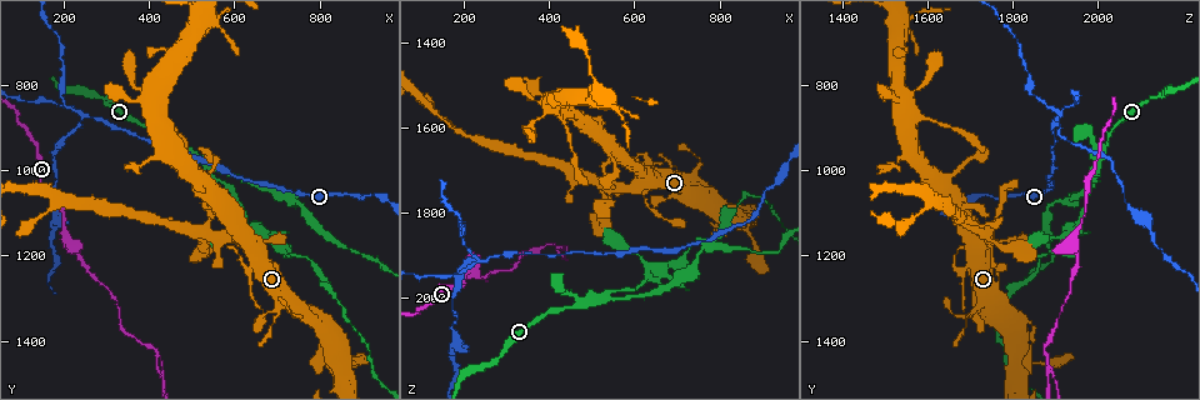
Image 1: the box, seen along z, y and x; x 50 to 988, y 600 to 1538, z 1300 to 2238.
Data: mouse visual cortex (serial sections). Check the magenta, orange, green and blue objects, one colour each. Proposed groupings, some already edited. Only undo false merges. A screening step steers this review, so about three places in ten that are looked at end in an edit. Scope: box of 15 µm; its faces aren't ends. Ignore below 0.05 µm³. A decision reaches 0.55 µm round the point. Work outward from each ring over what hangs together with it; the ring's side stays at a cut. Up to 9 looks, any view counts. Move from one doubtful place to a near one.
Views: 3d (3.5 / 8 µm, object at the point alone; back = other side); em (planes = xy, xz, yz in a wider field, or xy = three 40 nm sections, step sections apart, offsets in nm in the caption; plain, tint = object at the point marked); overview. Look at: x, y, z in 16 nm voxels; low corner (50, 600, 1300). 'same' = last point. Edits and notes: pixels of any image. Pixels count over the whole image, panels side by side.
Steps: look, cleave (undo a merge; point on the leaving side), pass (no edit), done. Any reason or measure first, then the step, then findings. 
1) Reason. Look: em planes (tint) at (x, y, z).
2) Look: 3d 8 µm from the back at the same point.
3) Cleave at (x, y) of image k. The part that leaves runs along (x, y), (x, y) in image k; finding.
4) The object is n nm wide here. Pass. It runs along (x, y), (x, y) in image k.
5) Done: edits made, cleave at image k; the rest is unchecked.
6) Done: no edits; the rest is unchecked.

Calibre changes. Look: 3d 3.5 µm at (500, 960, 2010).

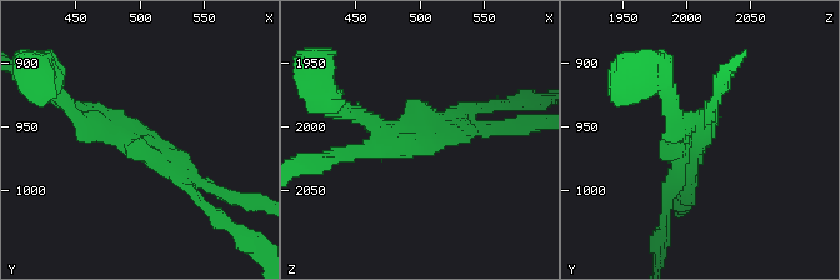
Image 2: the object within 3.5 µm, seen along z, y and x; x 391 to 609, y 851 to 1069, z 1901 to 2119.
The arms are 200, 200, 200 nm wide. Cleave at (216, 218) of image 2. The part that leaves runs along (141, 141), (226, 226) in image 2; two cells meet here.

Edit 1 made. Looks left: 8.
A narrow waist. Look: 3d 3.5 µm at (800, 1415, 1840).

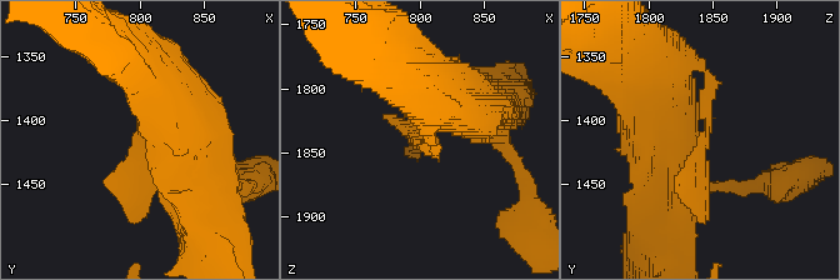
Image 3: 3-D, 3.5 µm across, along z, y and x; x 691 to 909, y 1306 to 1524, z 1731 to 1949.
Need the tissue. Look: em xy step 2 (tint) at (804, 1410, 1848).

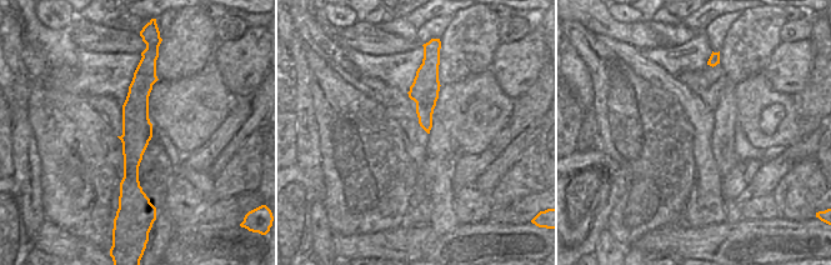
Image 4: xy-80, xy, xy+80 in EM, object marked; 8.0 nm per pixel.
Pass. It runs along (149, 63), (156, 81), (134, 215) in image 3; one cell here.

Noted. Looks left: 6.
Arms part here. Look: 3d 3.5 µm at (420, 1435, 1880).

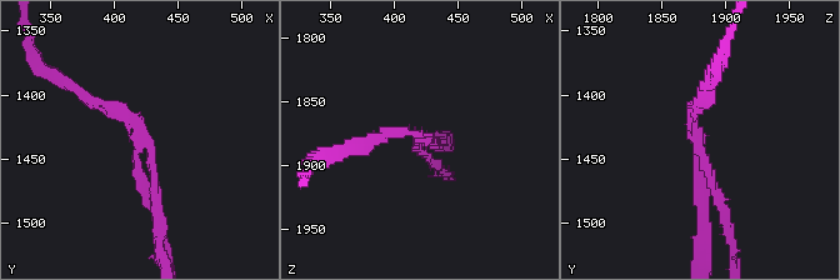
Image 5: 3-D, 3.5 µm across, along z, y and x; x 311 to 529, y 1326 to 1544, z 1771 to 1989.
Need the tissue. Look: em xy step 5 (tint) at (420, 1434, 1878).

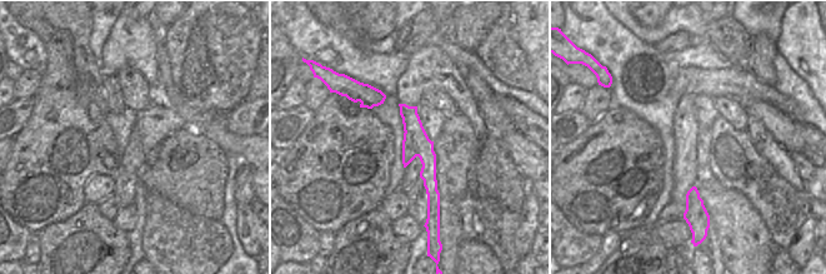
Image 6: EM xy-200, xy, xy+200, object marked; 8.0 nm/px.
The object is 220 nm wide here. Cleave at (723, 216) of image 5. A border runs along (405, 131), (410, 135), (419, 155) in image 6; two cells meet here.

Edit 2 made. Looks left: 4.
Look: overview.

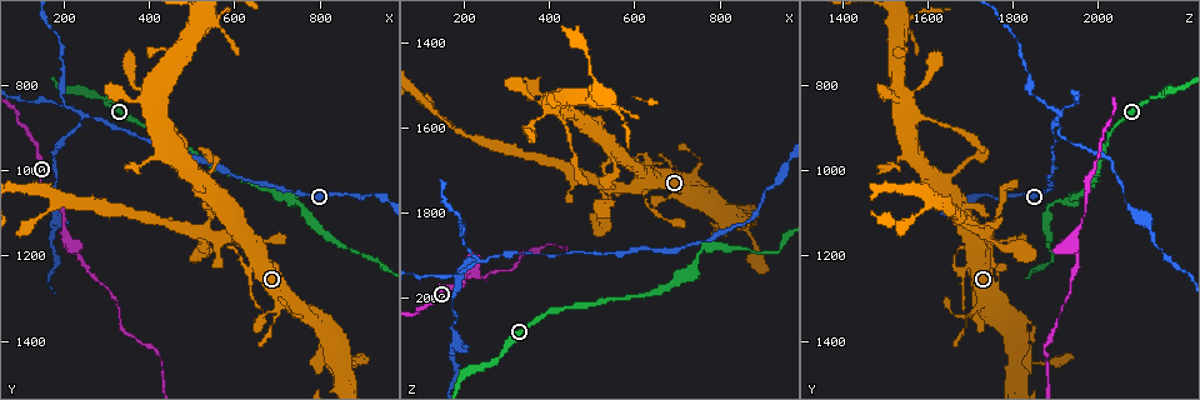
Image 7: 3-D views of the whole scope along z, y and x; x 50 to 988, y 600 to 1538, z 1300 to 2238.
Looks like a crossing. Look: 3d 8 µm from the back at (255, 865, 1915).

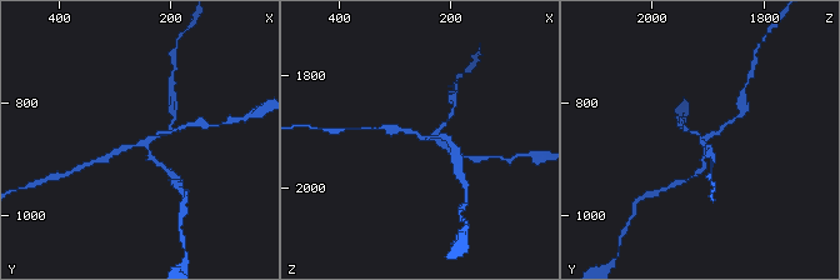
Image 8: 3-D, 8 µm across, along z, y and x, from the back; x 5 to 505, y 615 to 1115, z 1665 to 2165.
4 arms meet here; the arms are 150, 150, 150, 200 nm wide; now the EM. Look: em xy step 1 (tint) at (250, 870, 1915).

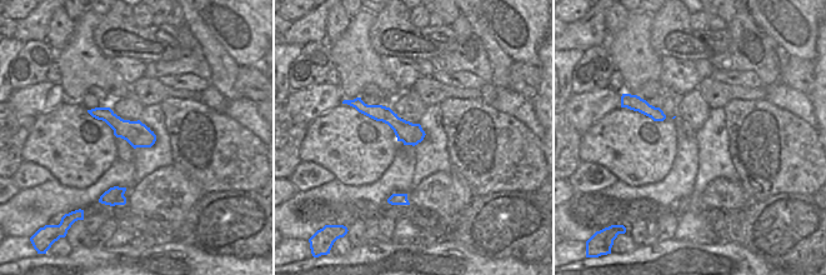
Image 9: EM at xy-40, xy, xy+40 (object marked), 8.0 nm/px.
Cleave at (444, 136) of image 8. The part that leaves runs along (146, 148), (149, 155), (176, 180) in image 8; two cells meet here.

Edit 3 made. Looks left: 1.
Done: edits made, cleave at image 2, cleave at image 5, cleave at image 8; the rest is unchecked.

